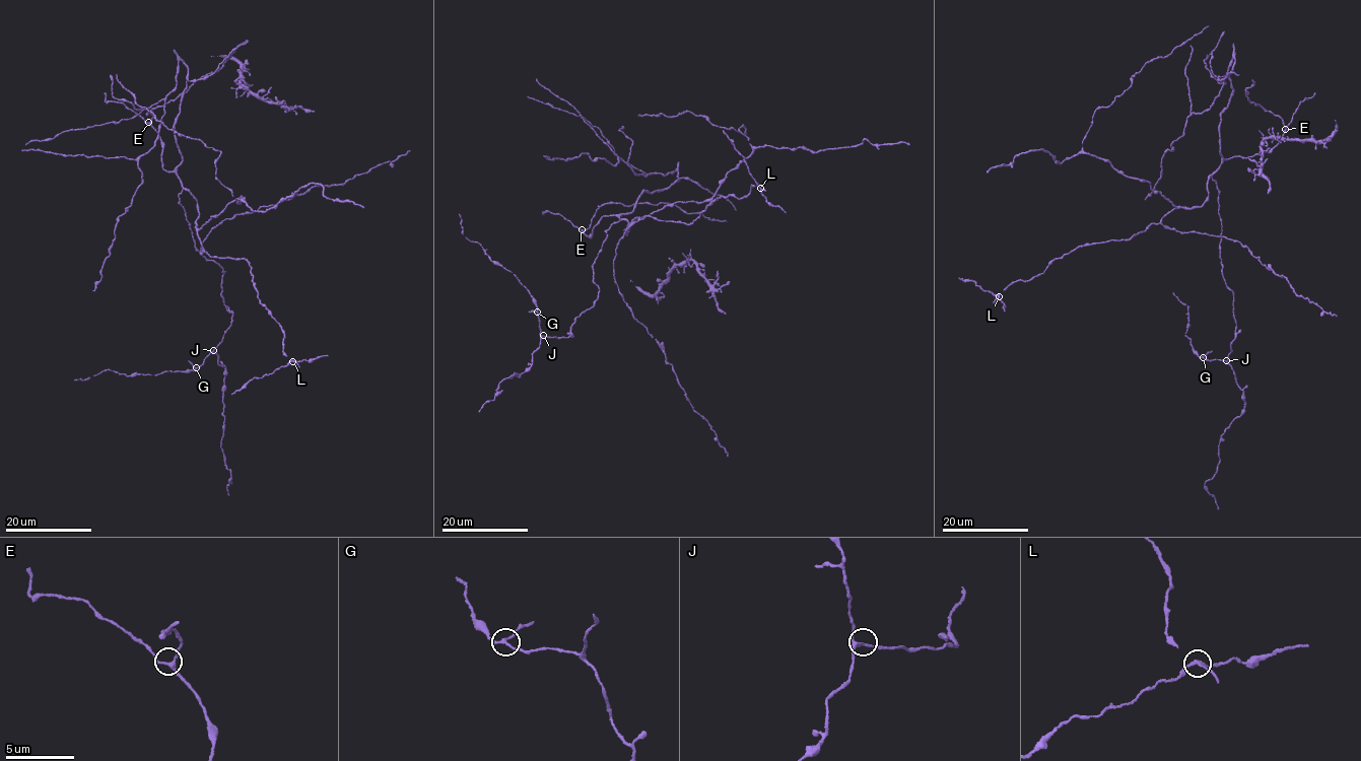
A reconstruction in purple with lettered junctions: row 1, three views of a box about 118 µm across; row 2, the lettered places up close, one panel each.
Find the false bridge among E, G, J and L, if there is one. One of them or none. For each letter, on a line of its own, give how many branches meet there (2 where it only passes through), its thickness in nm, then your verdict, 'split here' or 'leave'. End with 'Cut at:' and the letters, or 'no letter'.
E: branches 3; calibre 200 nm; leave
G: branches 3; calibre 190 nm; leave
J: branches 3; calibre 200 nm; leave
L: branches 3; calibre 170 nm; split here
Cut at: L

